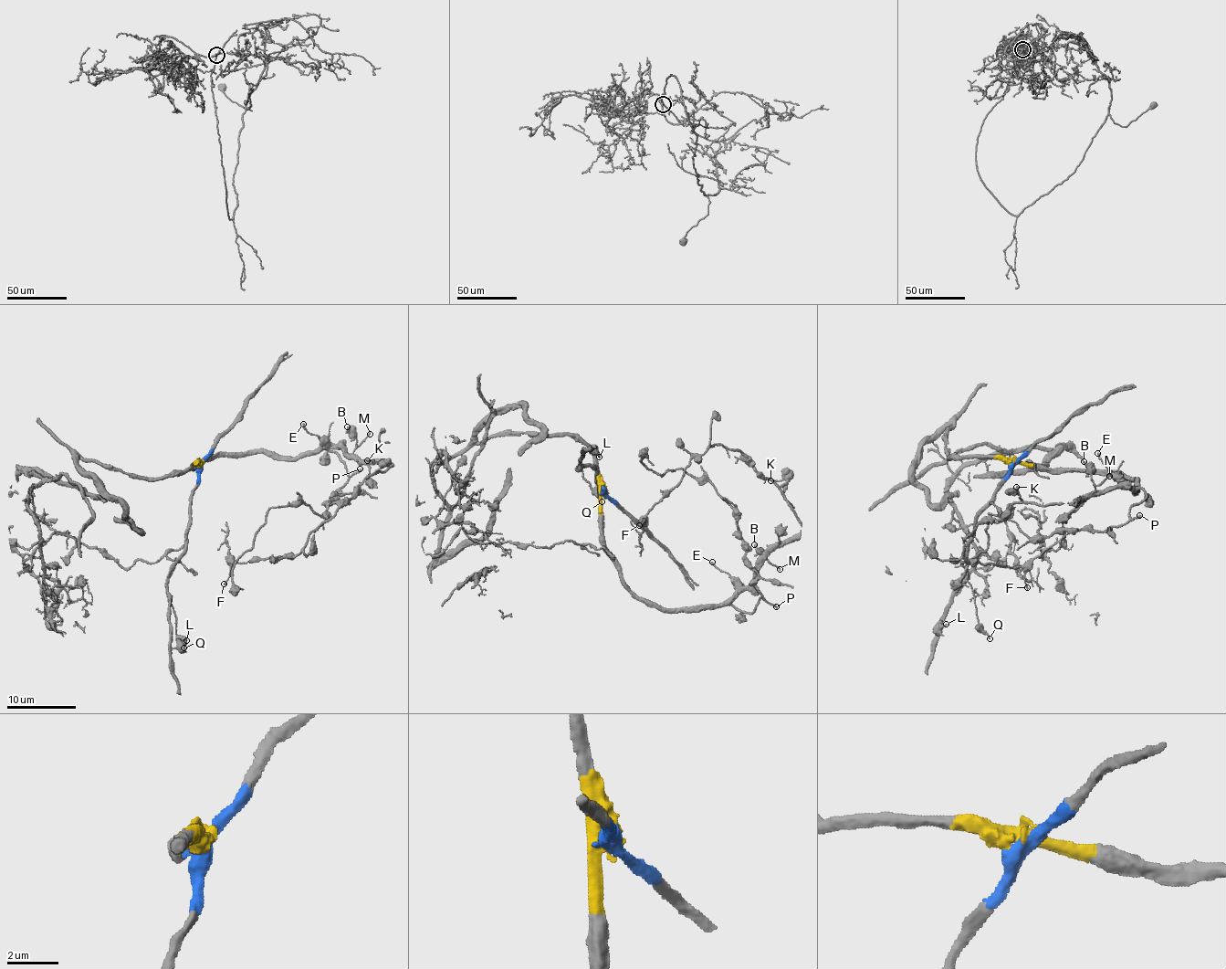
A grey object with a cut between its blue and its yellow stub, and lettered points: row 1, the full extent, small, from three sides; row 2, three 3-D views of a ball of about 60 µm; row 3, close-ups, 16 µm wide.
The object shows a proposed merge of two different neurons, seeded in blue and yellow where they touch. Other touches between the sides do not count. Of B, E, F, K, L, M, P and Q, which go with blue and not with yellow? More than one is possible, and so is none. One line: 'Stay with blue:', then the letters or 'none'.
Stay with blue: L, Q

